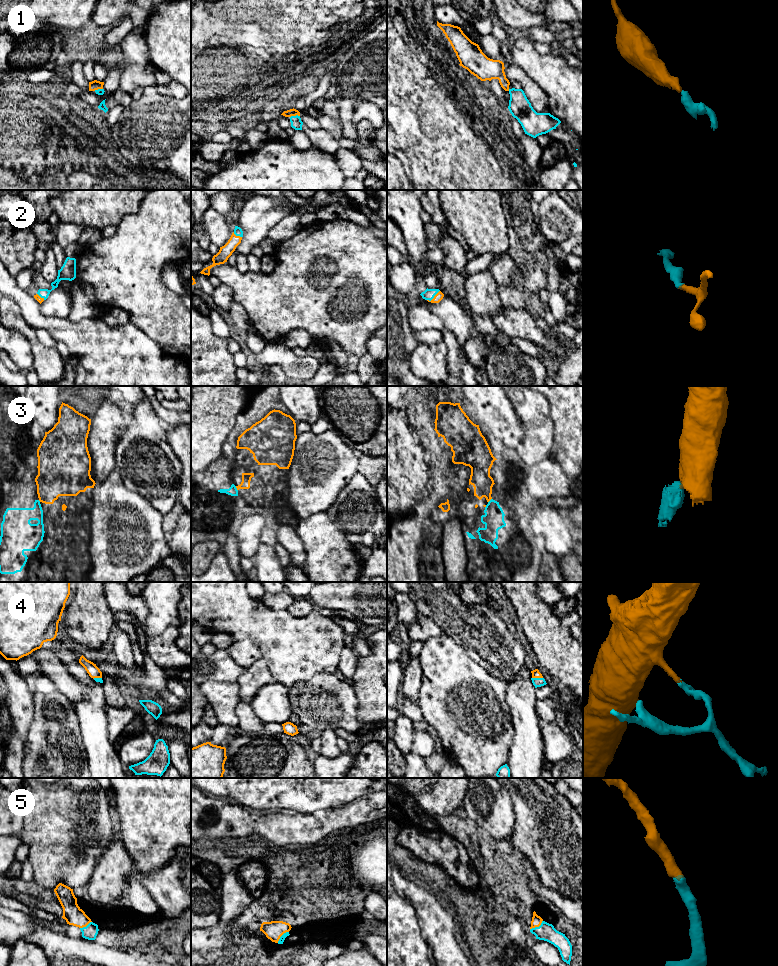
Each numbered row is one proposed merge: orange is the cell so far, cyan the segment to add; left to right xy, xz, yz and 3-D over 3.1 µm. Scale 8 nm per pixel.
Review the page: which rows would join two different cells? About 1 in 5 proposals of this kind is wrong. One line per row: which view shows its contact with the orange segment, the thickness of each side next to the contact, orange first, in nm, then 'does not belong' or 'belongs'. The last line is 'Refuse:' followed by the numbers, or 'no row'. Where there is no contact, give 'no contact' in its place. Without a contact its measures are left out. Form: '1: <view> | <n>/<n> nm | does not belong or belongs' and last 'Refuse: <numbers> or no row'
1: xz | 60/90 nm | belongs
2: yz | 70/90 nm | belongs
3: xz | 80/70 nm | does not belong
4: yz | 60/80 nm | belongs
5: yz | 80/140 nm | belongs
Refuse: 3

